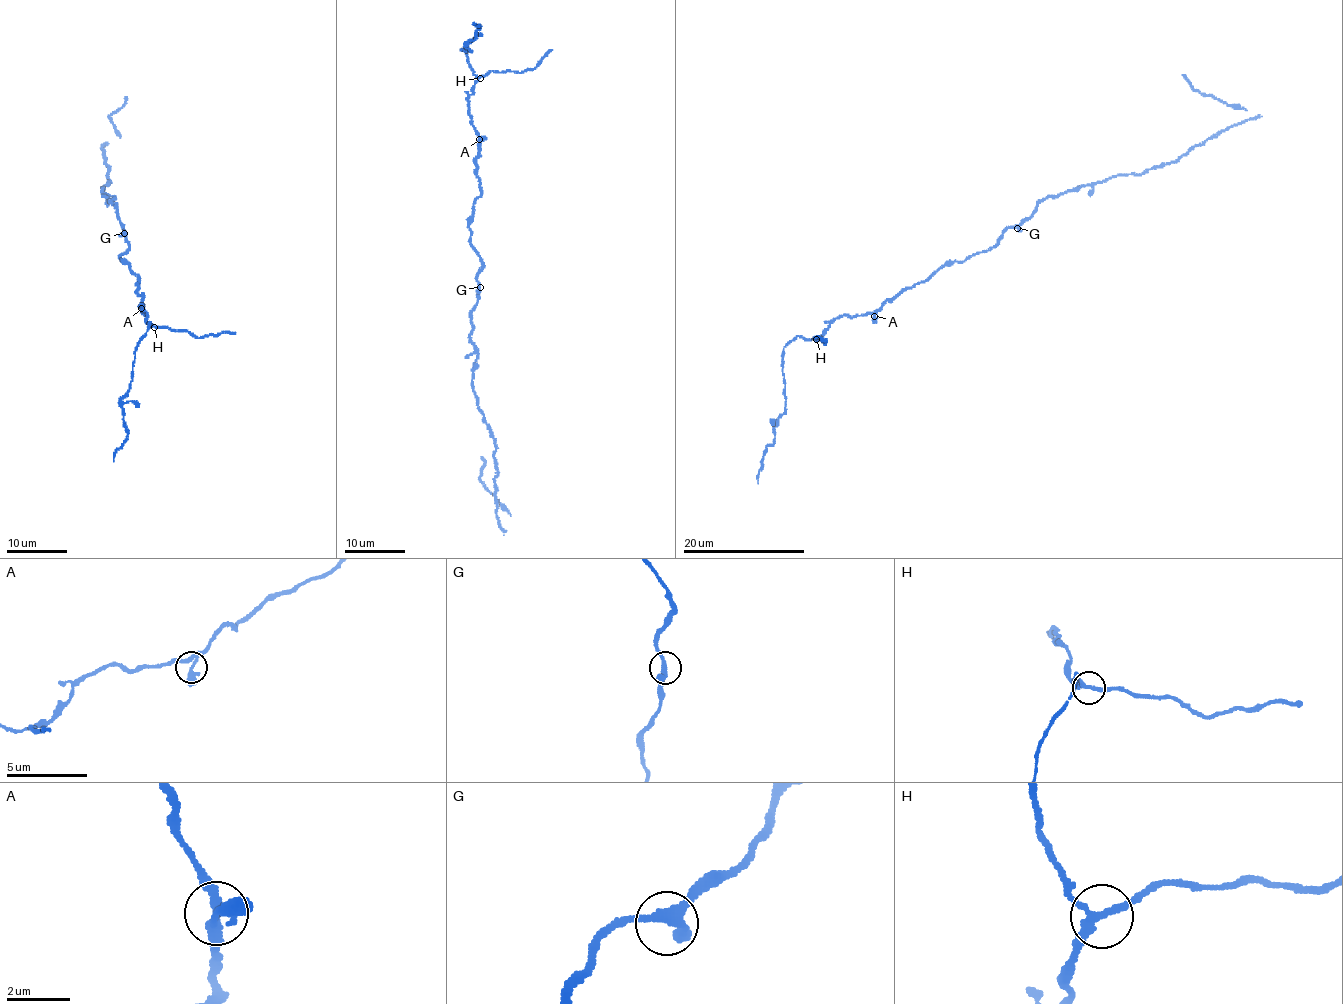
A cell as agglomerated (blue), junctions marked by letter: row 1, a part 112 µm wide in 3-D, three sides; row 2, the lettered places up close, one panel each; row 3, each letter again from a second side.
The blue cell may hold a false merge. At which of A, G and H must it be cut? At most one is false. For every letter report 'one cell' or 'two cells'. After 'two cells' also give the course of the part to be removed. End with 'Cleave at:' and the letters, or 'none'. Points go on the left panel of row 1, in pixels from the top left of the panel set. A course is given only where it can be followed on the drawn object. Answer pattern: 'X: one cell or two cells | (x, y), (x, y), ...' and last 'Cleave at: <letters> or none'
A: one cell
G: one cell
H: one cell
Cleave at: none

